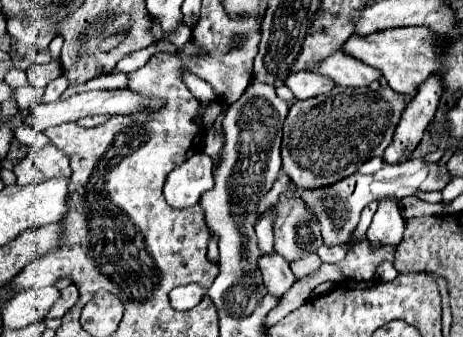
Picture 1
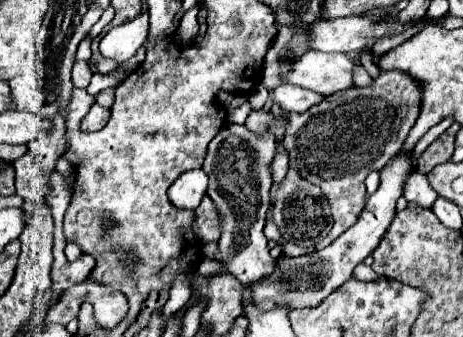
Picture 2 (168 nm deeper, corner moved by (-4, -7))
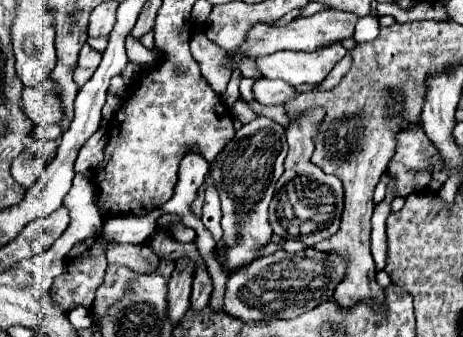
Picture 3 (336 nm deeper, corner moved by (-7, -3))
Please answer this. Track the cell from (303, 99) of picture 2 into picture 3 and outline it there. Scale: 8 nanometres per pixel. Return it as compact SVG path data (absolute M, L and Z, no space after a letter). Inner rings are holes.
M256 80L254 84L254 94L256 94L256 100L260 104L266 104L266 106L278 106L278 104L286 104L288 100L292 100L298 92L294 86L286 84L284 80Z

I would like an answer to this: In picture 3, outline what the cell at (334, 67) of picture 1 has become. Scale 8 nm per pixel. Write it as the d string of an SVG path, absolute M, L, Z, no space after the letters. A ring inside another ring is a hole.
M342 44L320 48L316 52L274 52L272 56L256 58L256 64L264 78L286 80L292 86L298 84L318 84L322 82L332 66L346 56Z

